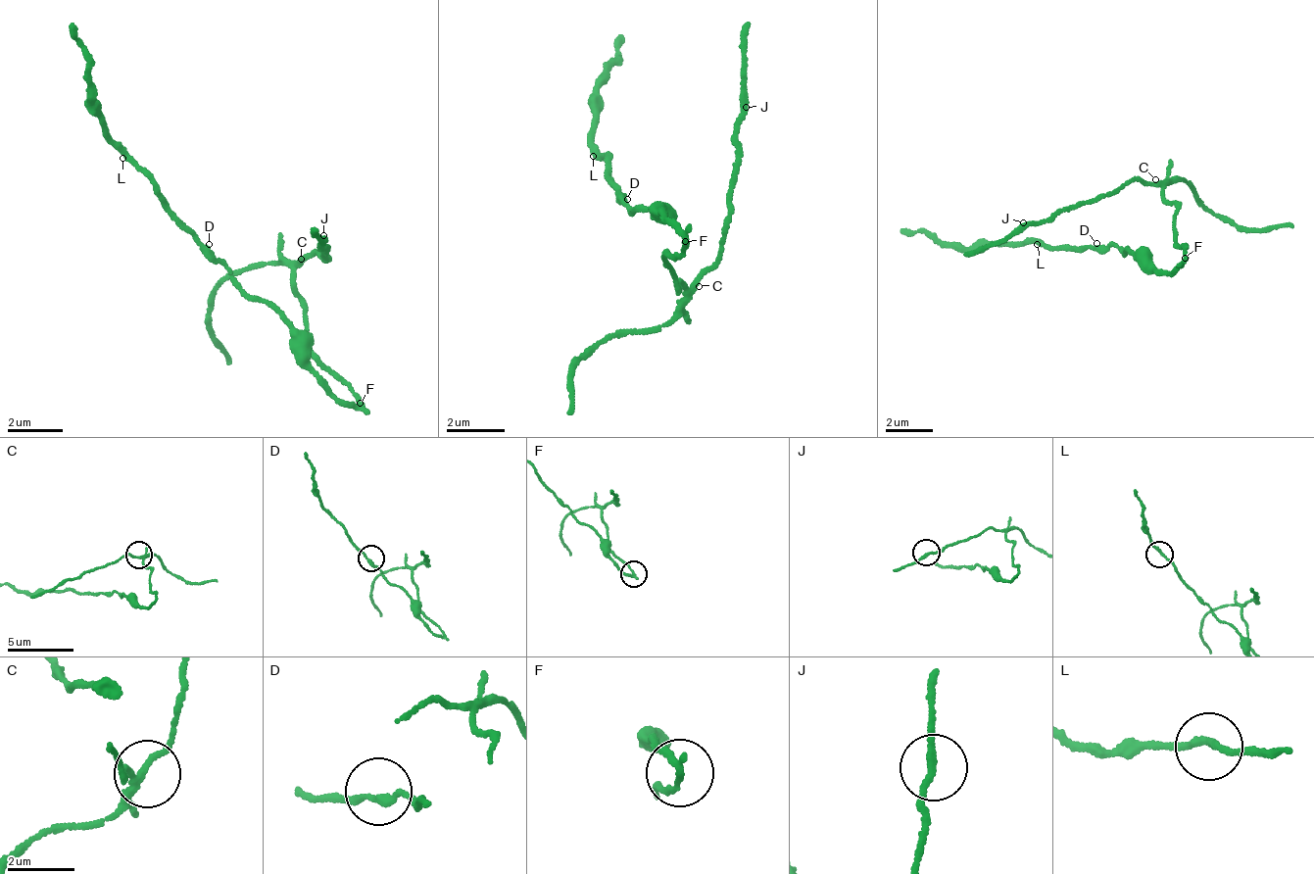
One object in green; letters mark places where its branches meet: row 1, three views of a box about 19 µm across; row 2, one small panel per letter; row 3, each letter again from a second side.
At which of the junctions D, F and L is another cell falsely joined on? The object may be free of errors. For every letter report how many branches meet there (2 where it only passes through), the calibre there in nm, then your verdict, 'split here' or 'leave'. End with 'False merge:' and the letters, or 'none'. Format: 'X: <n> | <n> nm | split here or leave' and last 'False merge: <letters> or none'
D: 2 | 190 nm | leave
F: 2 | 180 nm | split here
L: 2 | 180 nm | leave
False merge: F

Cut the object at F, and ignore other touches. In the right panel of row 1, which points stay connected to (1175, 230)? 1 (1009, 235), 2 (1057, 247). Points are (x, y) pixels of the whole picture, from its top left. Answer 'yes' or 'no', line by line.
1: yes
2: no

